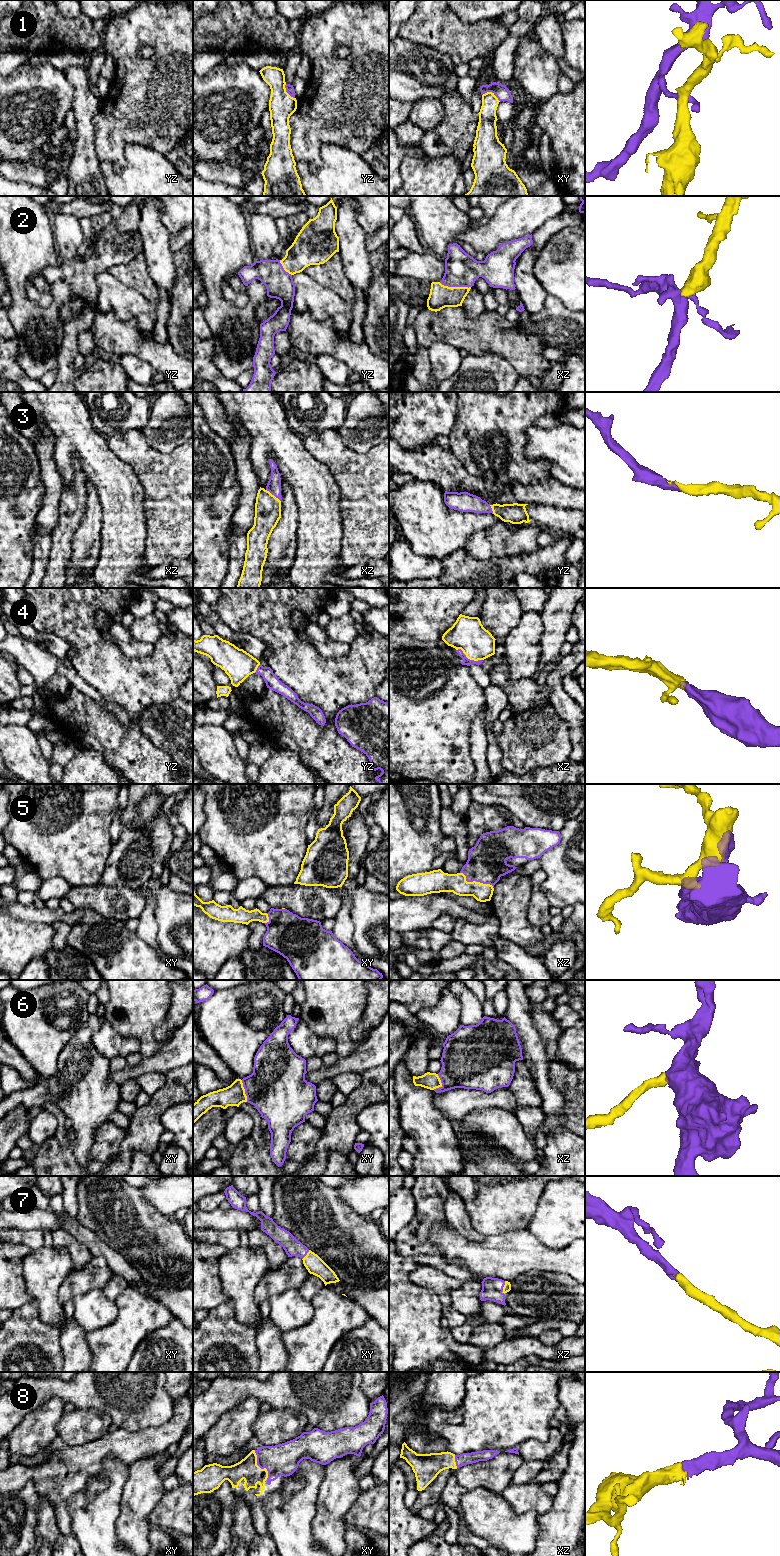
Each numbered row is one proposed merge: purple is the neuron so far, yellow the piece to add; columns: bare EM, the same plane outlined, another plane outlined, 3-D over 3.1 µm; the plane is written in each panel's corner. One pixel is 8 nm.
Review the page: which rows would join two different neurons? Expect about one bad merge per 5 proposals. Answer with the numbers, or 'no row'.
1

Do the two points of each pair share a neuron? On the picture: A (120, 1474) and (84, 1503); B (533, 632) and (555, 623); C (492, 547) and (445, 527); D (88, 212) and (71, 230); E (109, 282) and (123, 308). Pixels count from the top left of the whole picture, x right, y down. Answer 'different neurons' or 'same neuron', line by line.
A: same neuron
B: different neurons
C: different neurons
D: different neurons
E: same neuron

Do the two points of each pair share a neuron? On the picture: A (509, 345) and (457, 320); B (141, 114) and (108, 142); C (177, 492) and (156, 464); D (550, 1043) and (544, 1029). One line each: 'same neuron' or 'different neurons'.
A: same neuron
B: same neuron
C: same neuron
D: same neuron

